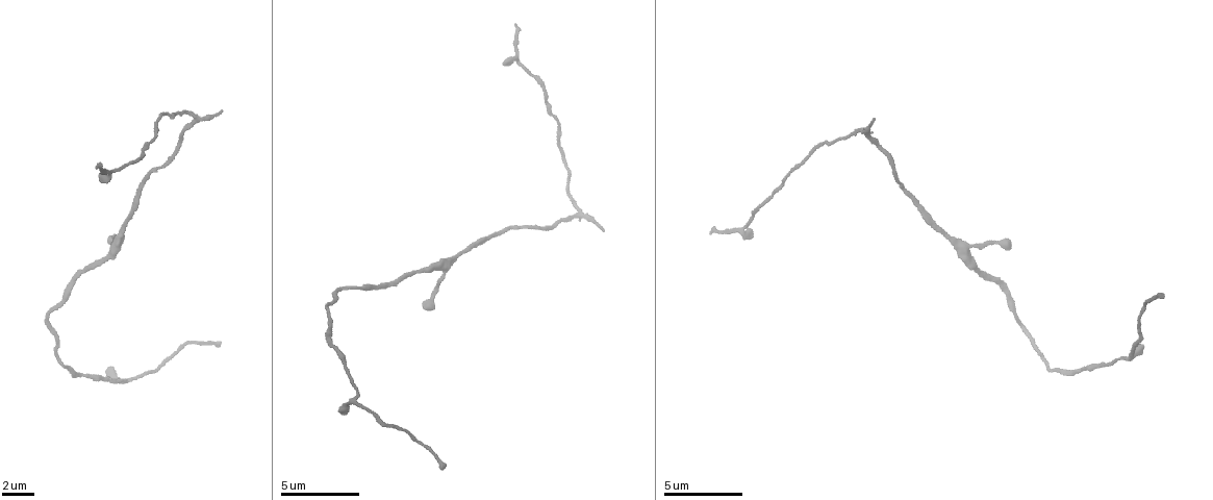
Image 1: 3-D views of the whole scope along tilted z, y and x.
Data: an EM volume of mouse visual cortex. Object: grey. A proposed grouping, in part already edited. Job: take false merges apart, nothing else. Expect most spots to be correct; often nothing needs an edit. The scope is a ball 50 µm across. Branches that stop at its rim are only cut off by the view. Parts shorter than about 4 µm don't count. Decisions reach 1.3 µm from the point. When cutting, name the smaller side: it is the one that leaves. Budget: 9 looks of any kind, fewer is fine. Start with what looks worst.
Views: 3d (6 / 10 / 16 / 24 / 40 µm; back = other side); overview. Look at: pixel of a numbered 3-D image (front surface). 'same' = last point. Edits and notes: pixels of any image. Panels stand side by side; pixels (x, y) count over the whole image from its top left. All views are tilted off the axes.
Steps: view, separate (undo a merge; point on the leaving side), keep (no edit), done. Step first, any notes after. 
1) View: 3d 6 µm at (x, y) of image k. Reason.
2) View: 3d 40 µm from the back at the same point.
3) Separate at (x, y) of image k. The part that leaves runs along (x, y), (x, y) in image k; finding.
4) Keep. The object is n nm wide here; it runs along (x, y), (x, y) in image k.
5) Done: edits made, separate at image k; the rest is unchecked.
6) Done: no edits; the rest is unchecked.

View: 3d 10 µm at (959, 253) of image 1. Branch point.

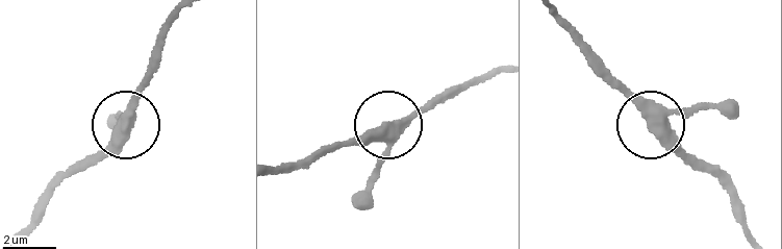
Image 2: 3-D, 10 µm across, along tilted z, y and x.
Keep. It runs along (658, 119), (644, 115), (604, 80) in image 2; continuous, no second neuron.

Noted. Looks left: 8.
View: 3d 6 µm at (1015, 308) of image 1. Thick turns thin.

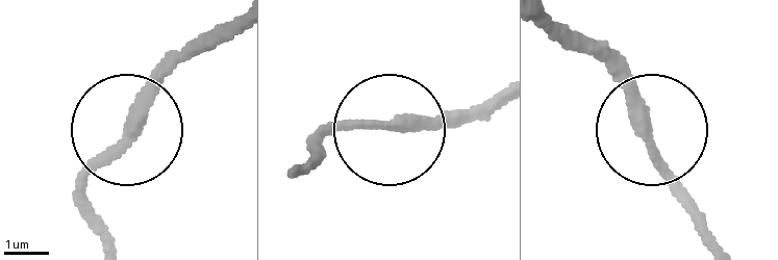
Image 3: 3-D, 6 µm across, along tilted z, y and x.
Keep. All the same neuron.

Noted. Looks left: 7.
View: 3d 10 µm at (498, 233) of image 1. Thick turns thin.

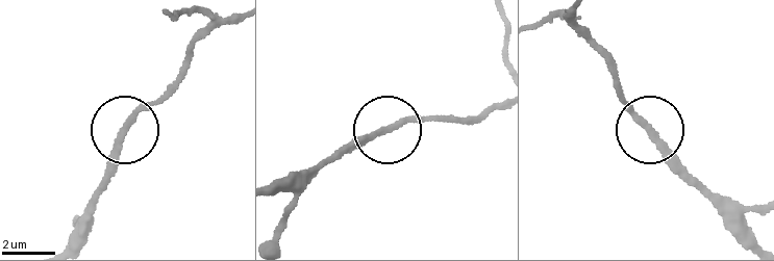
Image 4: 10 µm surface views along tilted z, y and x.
Keep. It runs along (734, 211), (631, 111), (614, 64) in image 4; all the same neuron.

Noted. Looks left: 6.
View: 3d 16 µm at (67, 368) of image 1. Sudden change in width.

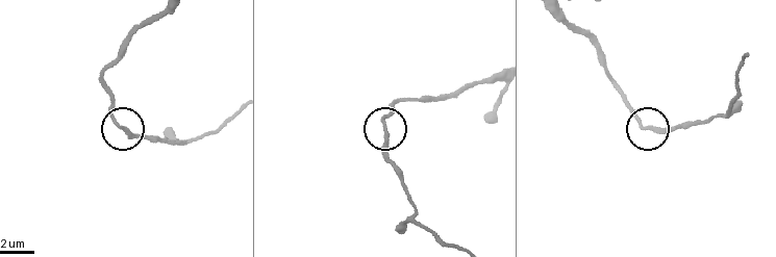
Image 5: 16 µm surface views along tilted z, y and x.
View: 3d 6 µm at (120, 127) of image 5.

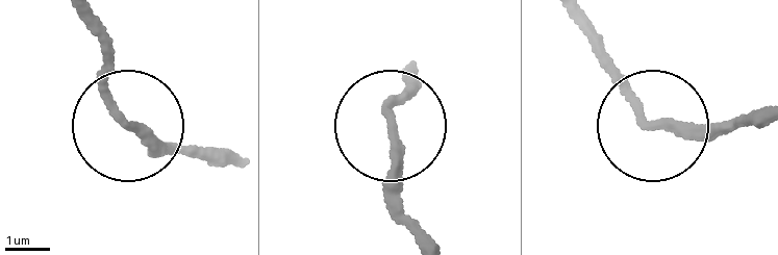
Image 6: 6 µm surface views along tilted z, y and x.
Keep. It runs along (408, 75), (386, 120), (407, 232) in image 6; all the same neuron.

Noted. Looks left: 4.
Done: no edits; the rest is unchecked.

